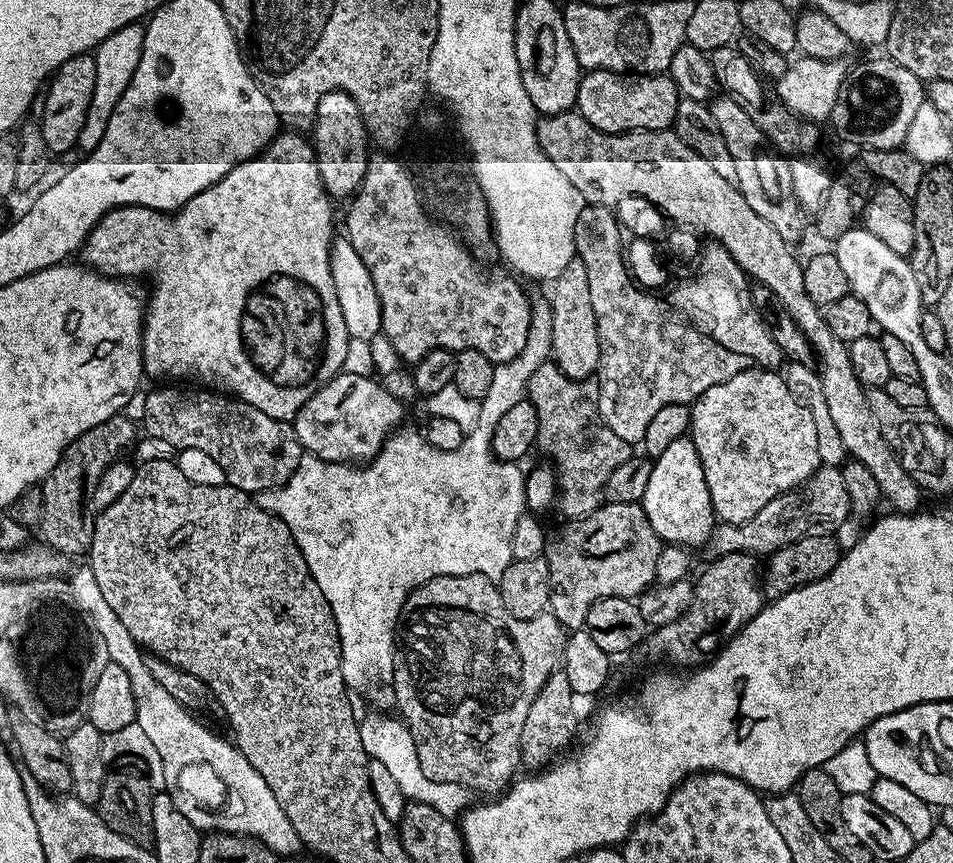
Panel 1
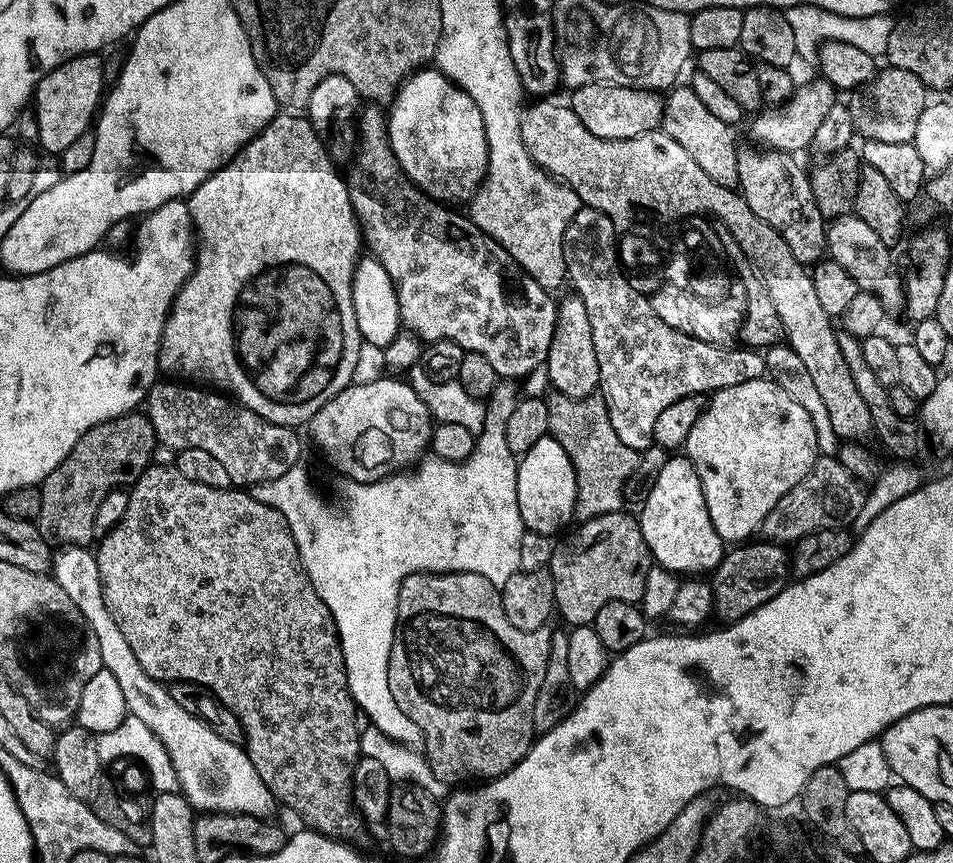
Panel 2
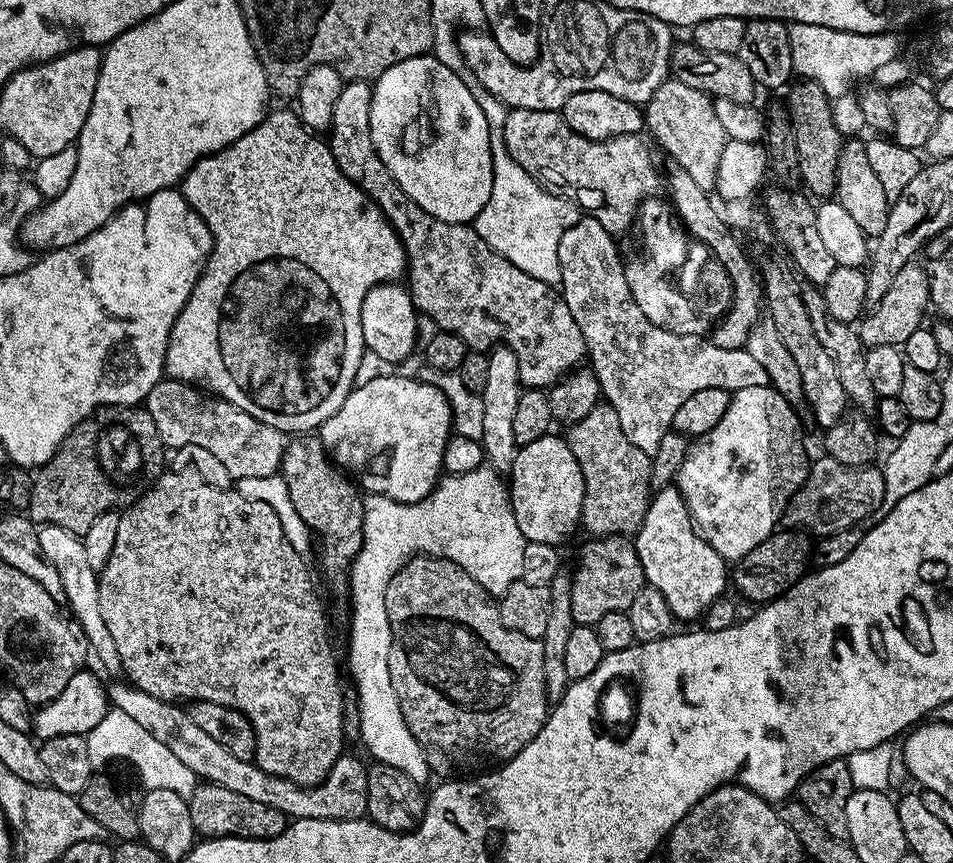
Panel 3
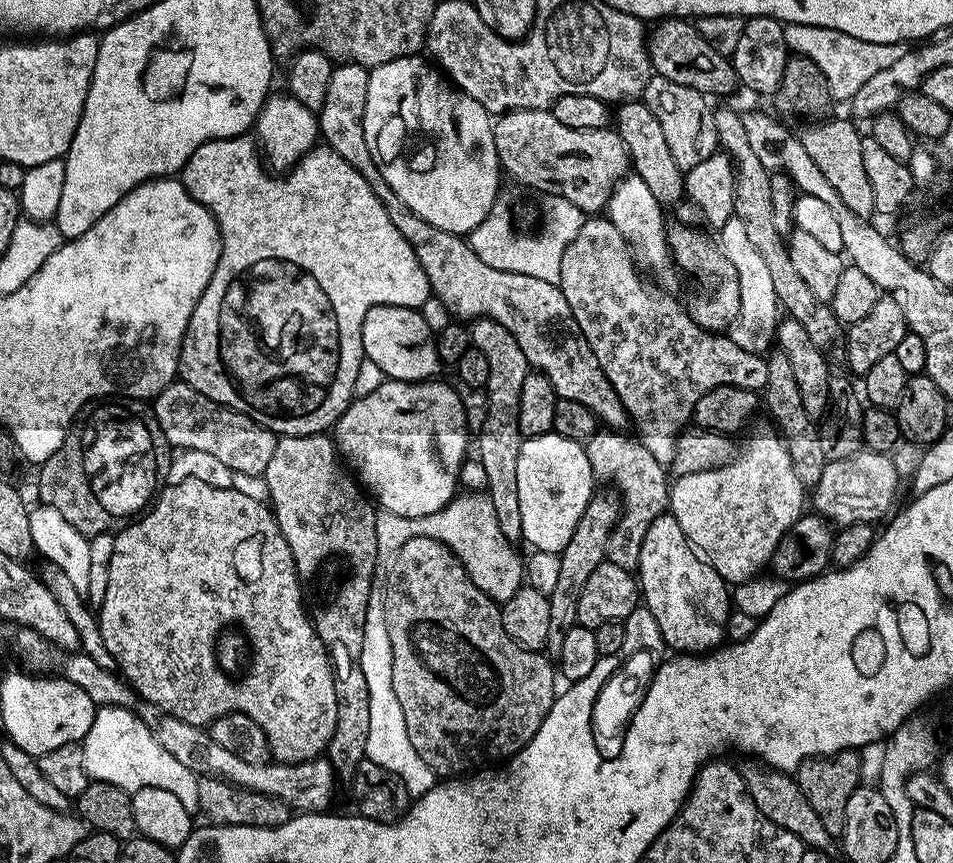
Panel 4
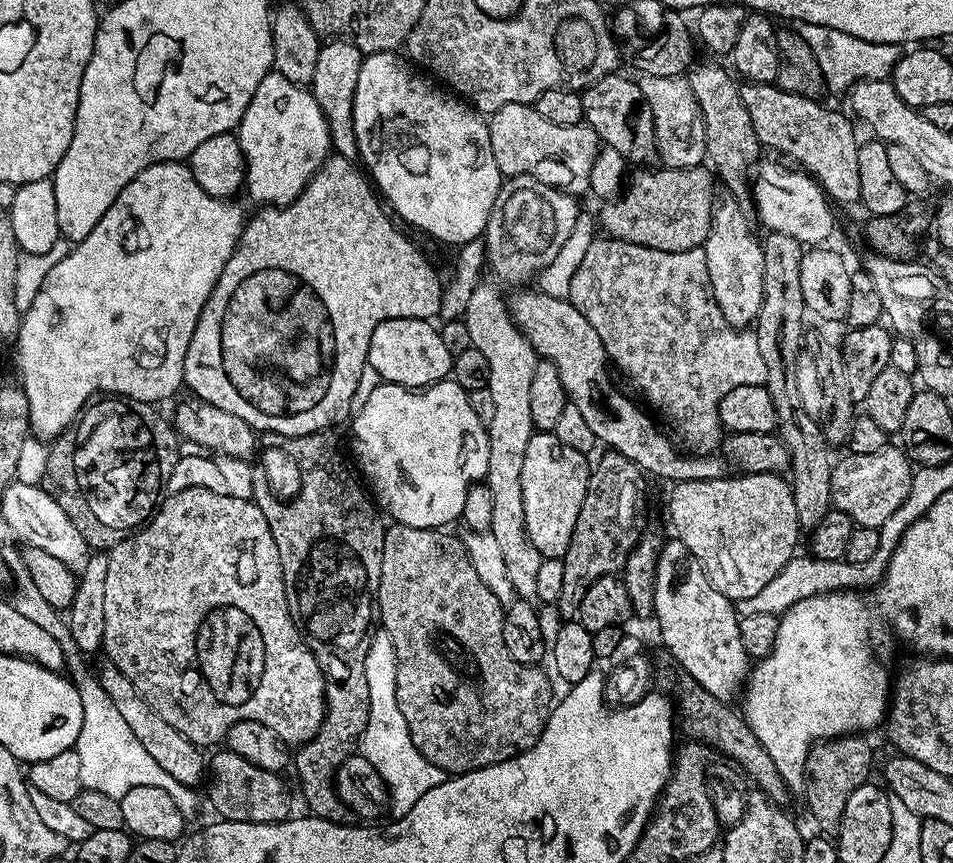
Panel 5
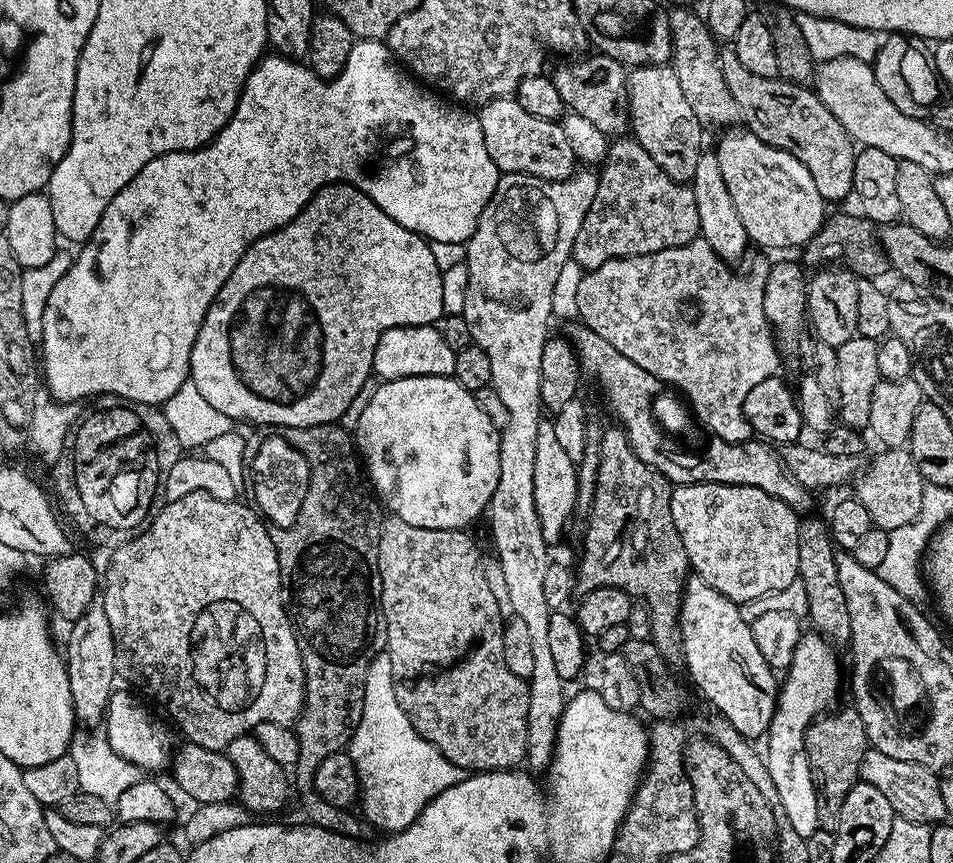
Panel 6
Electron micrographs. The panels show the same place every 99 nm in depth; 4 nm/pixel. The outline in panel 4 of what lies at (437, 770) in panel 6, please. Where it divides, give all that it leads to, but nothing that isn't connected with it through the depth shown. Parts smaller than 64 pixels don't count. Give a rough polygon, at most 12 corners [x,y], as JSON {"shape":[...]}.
{"shape":[[383,591],[362,634],[370,690],[366,757],[419,798],[438,783],[394,694]]}

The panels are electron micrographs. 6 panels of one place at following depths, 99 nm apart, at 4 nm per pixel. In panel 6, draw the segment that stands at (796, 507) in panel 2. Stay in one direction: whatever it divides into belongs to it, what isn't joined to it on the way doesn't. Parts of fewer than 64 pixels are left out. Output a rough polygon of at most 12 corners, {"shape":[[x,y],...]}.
{"shape":[[907,447],[859,473],[854,496],[875,527],[906,526],[926,481]]}

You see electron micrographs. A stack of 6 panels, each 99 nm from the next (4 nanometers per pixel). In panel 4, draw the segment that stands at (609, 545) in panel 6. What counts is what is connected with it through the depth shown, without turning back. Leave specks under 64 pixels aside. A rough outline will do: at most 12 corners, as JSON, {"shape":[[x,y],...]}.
{"shape":[[597,491],[559,552],[547,655],[577,625],[582,586],[608,555],[620,493]]}

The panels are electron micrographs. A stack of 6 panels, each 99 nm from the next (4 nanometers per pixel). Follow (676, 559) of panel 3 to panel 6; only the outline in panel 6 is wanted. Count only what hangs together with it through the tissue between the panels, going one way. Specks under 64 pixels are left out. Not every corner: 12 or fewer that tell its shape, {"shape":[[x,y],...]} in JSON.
{"shape":[[689,575],[680,650],[745,738],[772,721],[777,673],[740,605]]}

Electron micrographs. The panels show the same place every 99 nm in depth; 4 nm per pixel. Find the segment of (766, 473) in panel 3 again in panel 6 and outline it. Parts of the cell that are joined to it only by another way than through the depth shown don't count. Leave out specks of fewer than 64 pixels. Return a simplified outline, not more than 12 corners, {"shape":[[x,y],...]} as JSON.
{"shape":[[754,486],[673,487],[691,571],[745,604],[798,578],[801,517]]}

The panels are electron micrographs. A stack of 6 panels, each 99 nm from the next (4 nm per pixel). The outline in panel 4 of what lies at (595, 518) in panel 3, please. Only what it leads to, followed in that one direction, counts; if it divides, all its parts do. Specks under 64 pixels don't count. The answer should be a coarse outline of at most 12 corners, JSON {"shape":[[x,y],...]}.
{"shape":[[598,430],[595,479],[620,493],[607,559],[639,565],[646,530],[669,511],[670,476],[639,439]]}

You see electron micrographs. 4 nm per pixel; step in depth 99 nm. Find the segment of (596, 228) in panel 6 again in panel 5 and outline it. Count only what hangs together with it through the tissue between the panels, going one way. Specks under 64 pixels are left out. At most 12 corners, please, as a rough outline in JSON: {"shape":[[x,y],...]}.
{"shape":[[648,166],[598,216],[603,235],[654,250],[703,245],[707,167]]}

